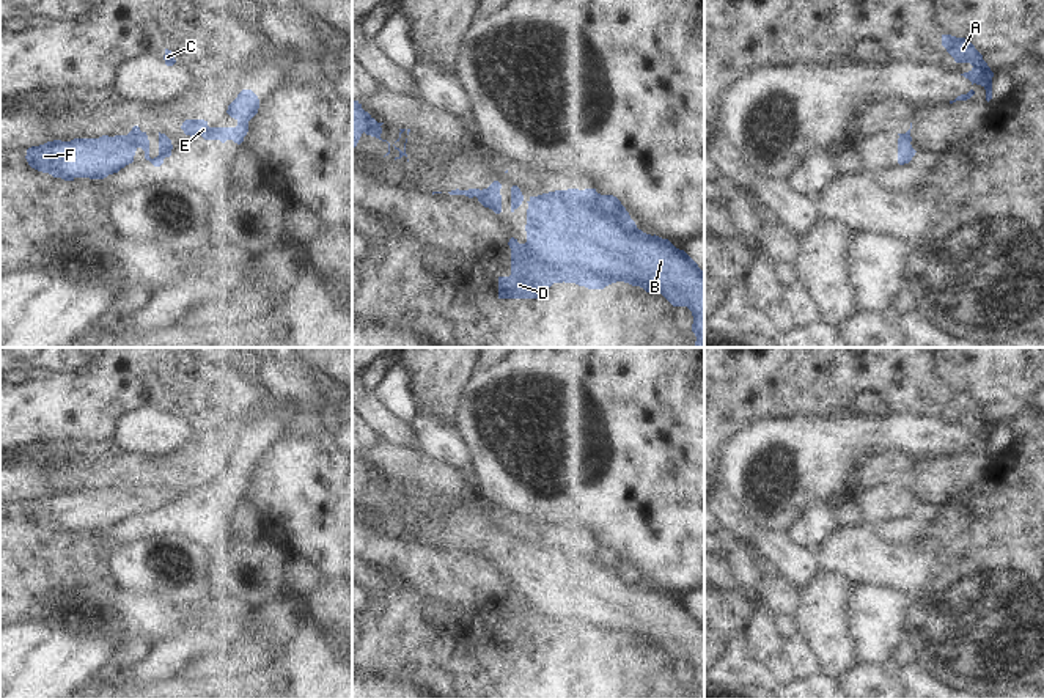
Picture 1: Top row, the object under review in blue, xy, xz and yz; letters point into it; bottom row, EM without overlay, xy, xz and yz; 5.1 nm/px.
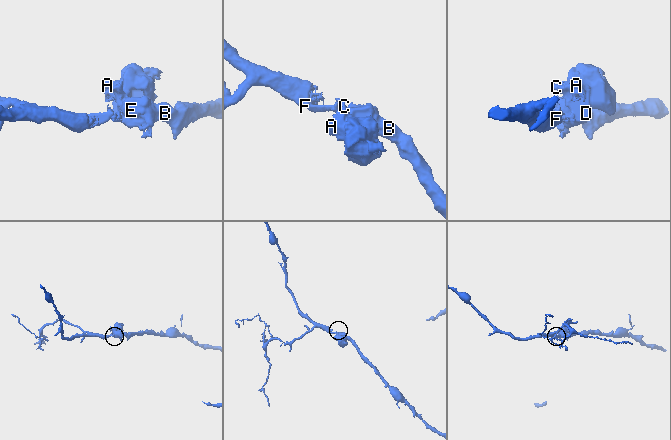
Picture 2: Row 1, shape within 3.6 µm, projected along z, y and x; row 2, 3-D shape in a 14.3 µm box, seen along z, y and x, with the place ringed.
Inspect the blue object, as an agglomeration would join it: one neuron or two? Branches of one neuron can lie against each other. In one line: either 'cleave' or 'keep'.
keep

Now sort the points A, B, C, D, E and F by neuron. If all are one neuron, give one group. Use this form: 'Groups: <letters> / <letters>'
Groups: A B C D E F.

